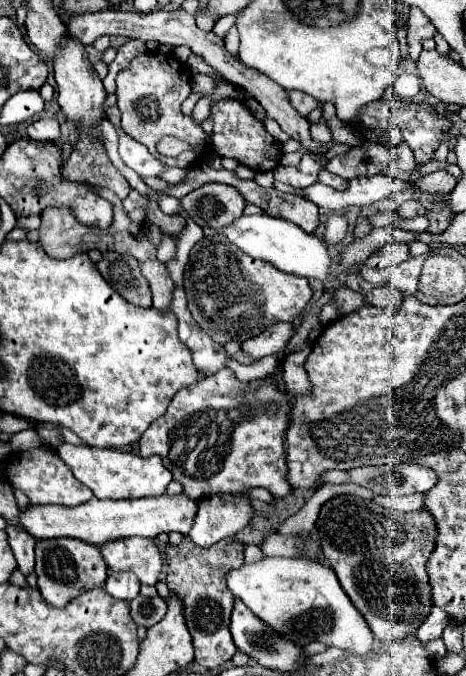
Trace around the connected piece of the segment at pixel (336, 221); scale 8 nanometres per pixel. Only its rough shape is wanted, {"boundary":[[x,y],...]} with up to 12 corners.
{"boundary":[[332,215],[324,231],[326,241],[336,245],[348,229],[344,215]]}

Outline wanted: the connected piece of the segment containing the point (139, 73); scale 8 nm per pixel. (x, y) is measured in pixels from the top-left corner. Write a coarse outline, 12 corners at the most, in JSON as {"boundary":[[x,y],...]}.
{"boundary":[[142,53],[116,77],[122,129],[168,167],[194,151],[162,157],[166,135],[188,145],[206,135],[180,105],[190,73],[170,53]]}

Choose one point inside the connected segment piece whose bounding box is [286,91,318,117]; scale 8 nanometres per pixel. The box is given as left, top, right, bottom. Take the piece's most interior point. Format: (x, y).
(301, 102)

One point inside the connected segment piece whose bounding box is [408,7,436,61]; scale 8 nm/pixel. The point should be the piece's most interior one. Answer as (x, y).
(420, 27)

